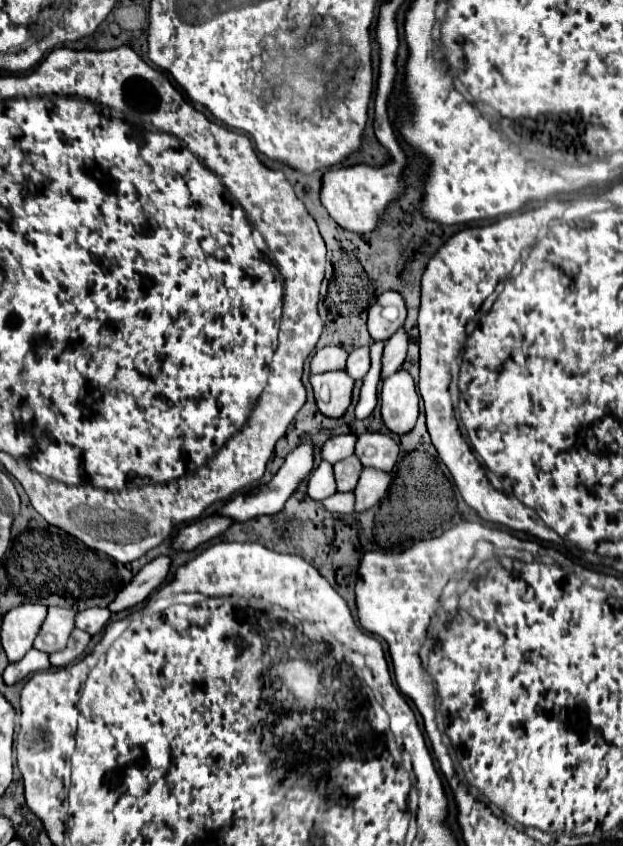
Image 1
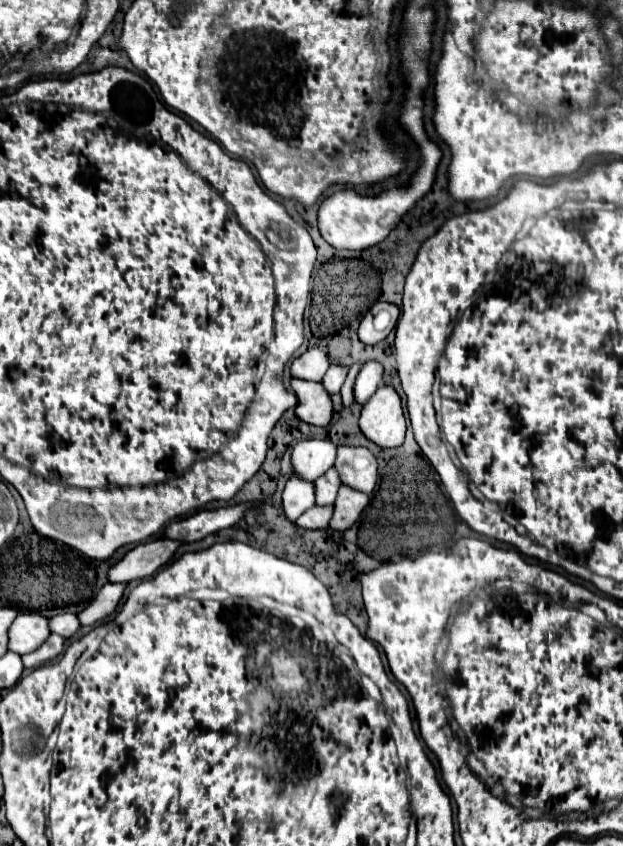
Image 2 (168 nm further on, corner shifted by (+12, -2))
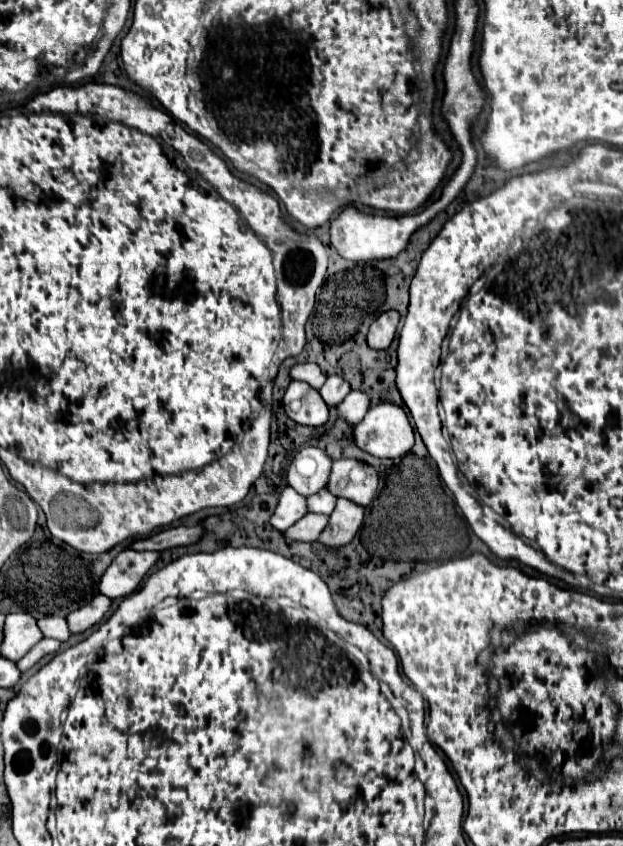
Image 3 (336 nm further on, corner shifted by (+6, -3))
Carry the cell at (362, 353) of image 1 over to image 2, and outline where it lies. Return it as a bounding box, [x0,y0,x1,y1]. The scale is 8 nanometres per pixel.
[321,364,349,396]

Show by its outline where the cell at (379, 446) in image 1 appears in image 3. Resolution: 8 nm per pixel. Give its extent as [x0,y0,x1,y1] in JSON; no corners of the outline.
[327,459,377,507]

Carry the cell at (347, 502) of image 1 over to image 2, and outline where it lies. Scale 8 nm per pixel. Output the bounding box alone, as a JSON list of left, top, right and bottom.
[295,506,333,530]

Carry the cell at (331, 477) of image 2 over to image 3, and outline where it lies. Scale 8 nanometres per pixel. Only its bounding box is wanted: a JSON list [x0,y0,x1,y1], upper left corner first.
[307,489,335,515]

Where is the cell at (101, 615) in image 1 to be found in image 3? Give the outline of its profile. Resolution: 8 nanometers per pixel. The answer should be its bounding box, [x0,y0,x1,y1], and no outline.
[37,617,69,641]

